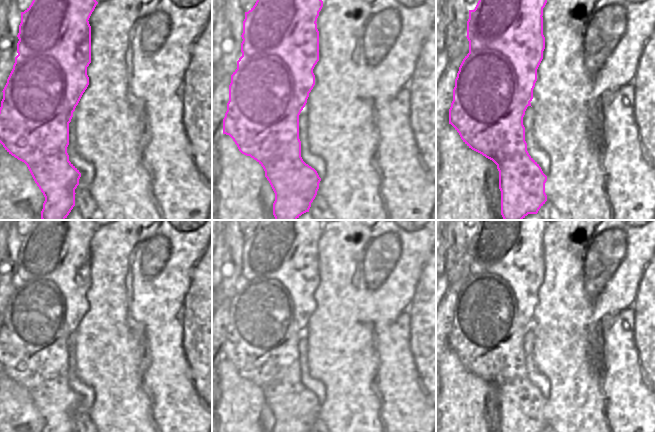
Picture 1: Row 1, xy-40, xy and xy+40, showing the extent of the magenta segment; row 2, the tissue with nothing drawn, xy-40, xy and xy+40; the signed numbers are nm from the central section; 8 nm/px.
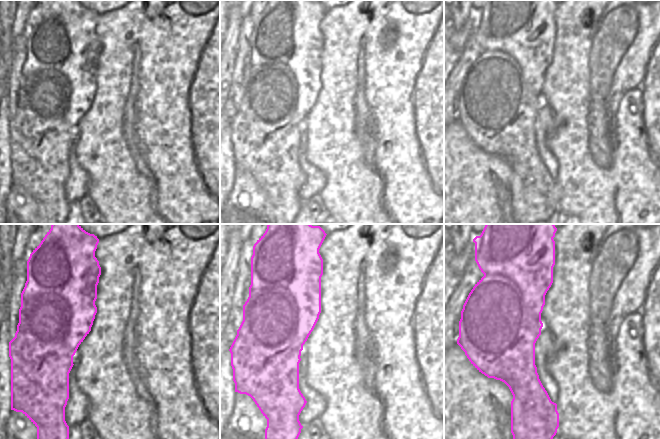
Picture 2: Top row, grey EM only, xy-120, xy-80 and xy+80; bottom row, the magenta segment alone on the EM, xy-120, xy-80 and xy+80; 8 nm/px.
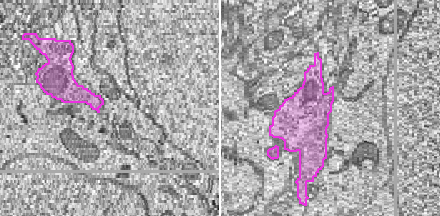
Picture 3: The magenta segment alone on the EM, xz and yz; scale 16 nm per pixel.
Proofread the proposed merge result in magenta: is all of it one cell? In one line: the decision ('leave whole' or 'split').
split

